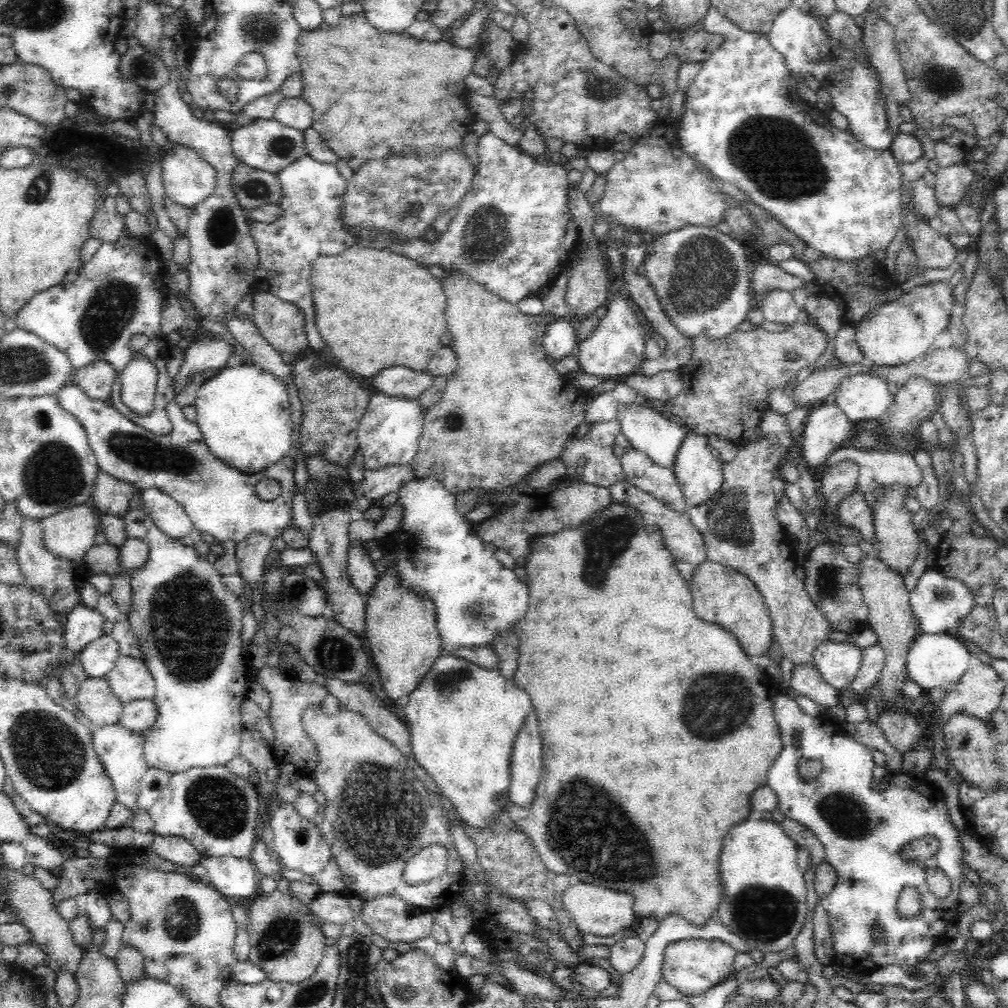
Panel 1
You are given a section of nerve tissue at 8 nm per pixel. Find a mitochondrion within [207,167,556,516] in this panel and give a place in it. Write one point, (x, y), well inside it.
(486, 229)

